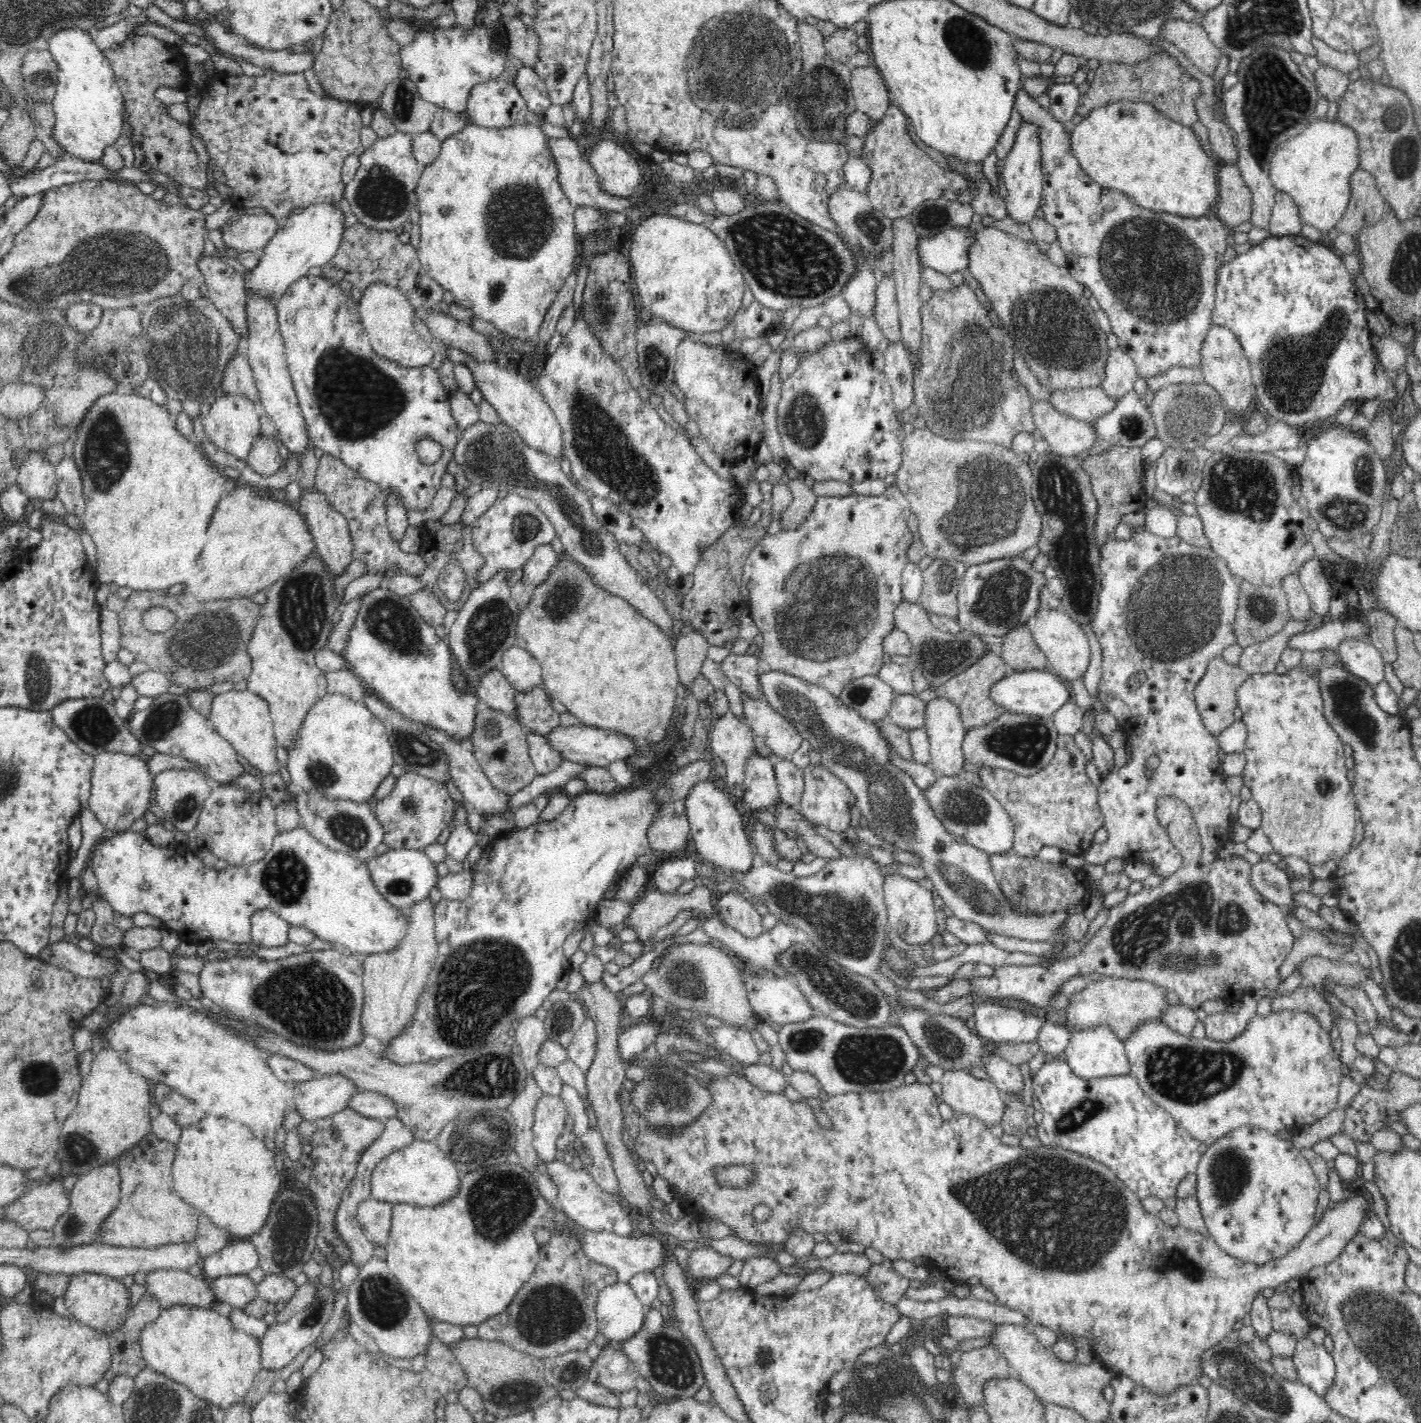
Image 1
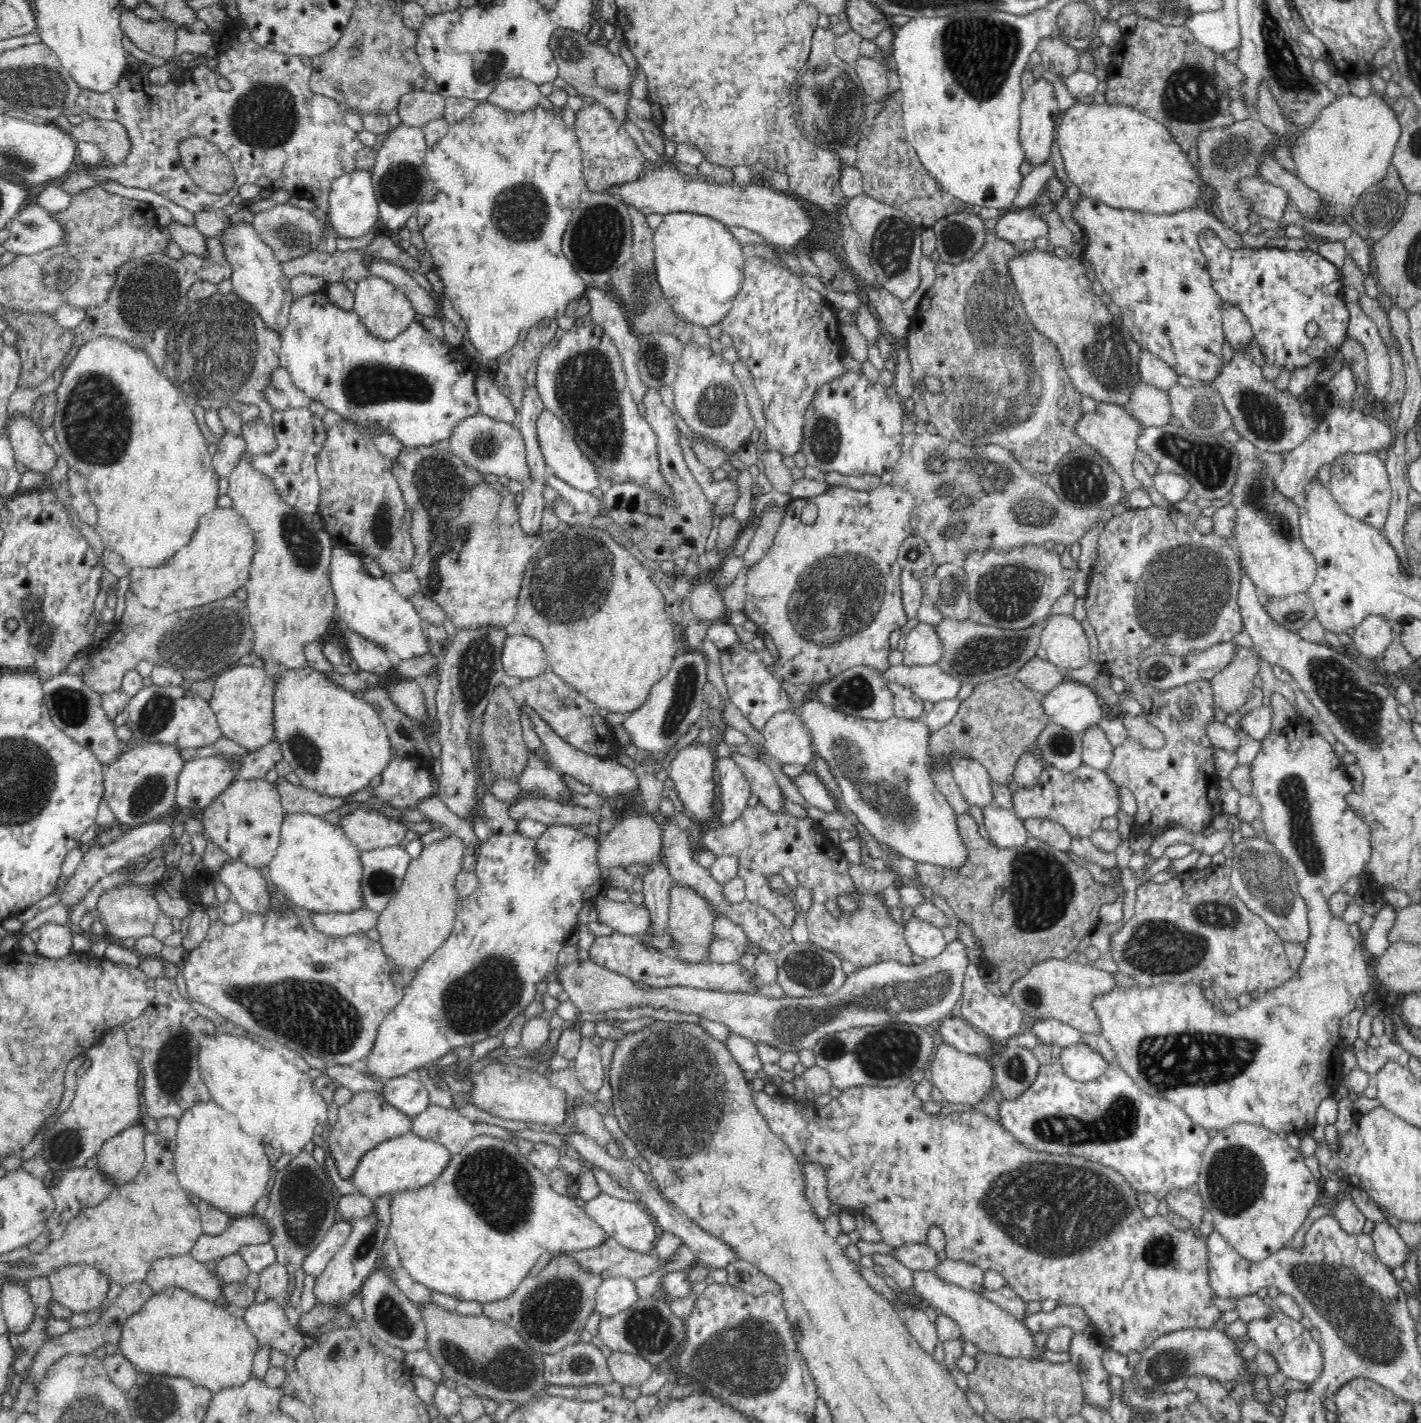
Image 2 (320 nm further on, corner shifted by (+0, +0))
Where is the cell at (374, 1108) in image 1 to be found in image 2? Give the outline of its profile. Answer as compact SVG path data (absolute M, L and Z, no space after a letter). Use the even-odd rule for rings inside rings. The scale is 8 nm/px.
M412 1074L386 1079L380 1095L408 1117L421 1114L430 1105L424 1084Z

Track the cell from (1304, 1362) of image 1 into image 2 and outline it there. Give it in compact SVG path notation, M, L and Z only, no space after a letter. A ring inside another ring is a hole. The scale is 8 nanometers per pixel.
M1276 1306L1269 1317L1247 1322L1247 1339L1252 1339L1260 1349L1274 1357L1281 1378L1292 1378L1303 1388L1311 1385L1323 1371L1323 1354L1319 1342L1312 1338L1310 1331L1300 1321L1288 1317Z

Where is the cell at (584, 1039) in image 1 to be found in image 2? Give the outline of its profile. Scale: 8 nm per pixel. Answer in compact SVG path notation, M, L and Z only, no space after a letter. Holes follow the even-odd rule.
M583 1039L578 1056L574 1061L578 1080L588 1092L596 1094L602 1088L604 1078L606 1078L599 1047Z

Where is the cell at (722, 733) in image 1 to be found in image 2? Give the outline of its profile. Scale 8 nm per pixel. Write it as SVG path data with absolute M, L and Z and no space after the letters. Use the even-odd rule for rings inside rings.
M731 755L718 758L715 762L715 770L720 777L718 786L722 792L718 798L715 823L721 822L723 825L728 825L748 807L748 798L750 798L752 788Z

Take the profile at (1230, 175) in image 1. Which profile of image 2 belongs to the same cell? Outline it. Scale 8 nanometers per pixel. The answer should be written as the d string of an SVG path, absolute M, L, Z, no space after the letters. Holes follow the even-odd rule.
M1256 175L1240 179L1236 189L1240 196L1247 199L1250 210L1257 212L1260 217L1282 221L1289 198L1282 188L1273 186Z

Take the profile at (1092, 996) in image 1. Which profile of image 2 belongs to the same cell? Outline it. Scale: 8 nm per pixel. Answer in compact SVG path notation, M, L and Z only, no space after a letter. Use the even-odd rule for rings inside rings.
M1051 957L1034 963L1025 975L1017 978L1006 995L1024 1015L1028 1014L1033 1019L1060 1020L1077 1028L1082 1034L1093 1036L1101 1032L1093 1009L1094 997L1111 991L1116 985L1113 973L1100 965L1081 964L1074 958Z

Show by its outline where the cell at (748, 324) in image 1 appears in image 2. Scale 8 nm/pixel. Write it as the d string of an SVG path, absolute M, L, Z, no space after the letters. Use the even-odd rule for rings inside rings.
M758 256L745 258L743 286L734 298L733 306L721 320L723 332L733 340L738 358L753 375L755 388L763 402L766 449L790 456L800 452L804 439L804 414L820 386L844 374L844 346L838 333L837 311L816 290L811 290L790 269Z

